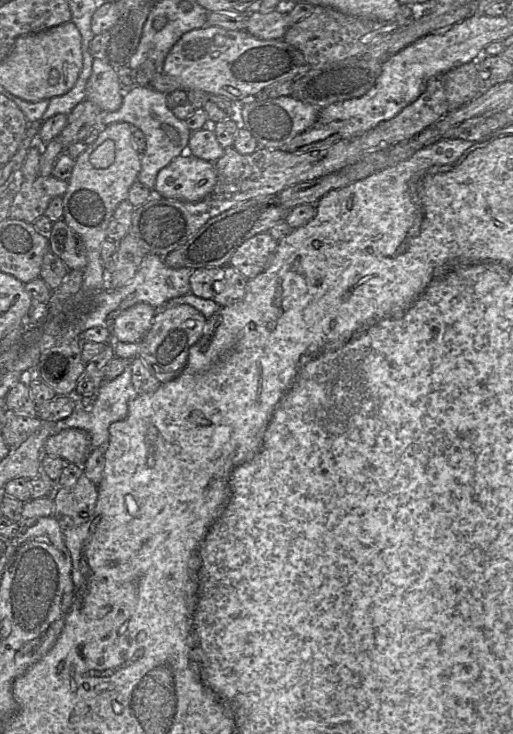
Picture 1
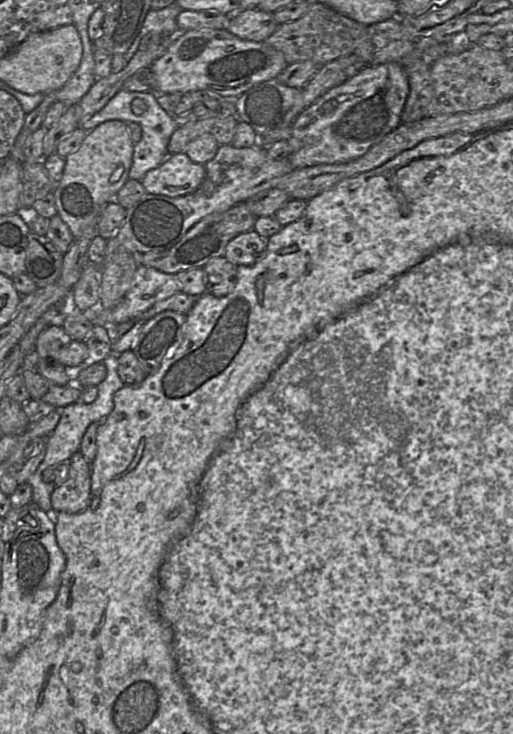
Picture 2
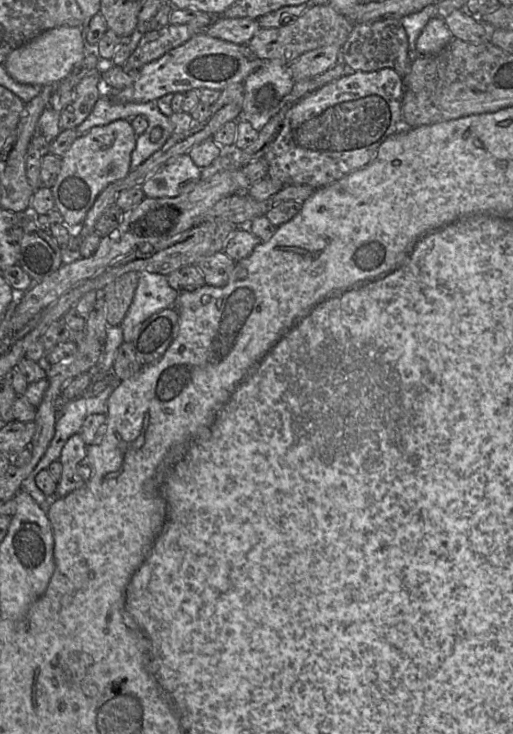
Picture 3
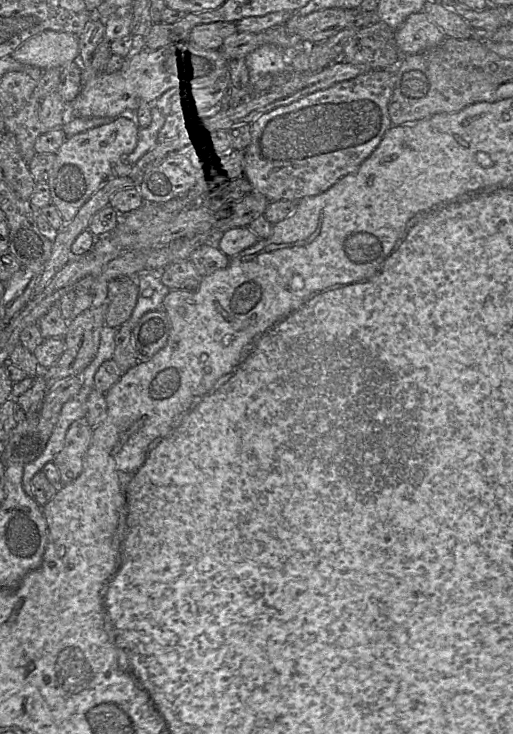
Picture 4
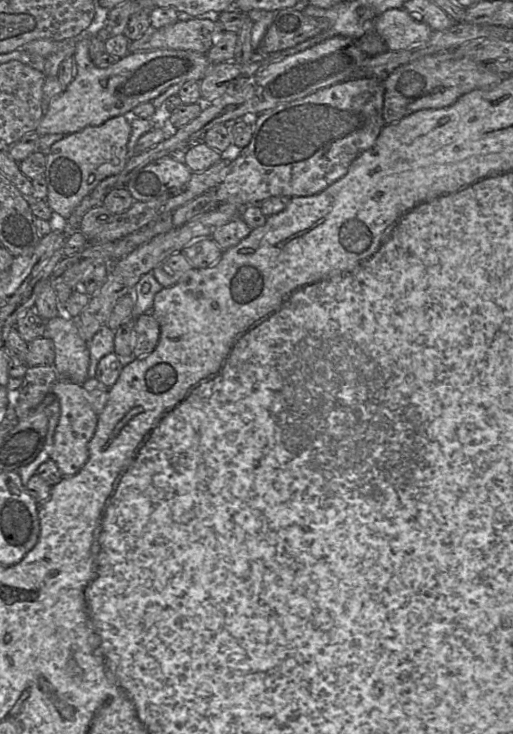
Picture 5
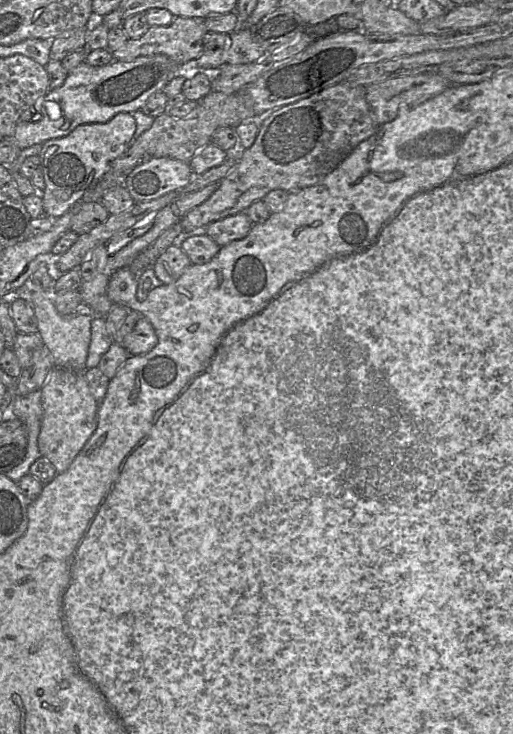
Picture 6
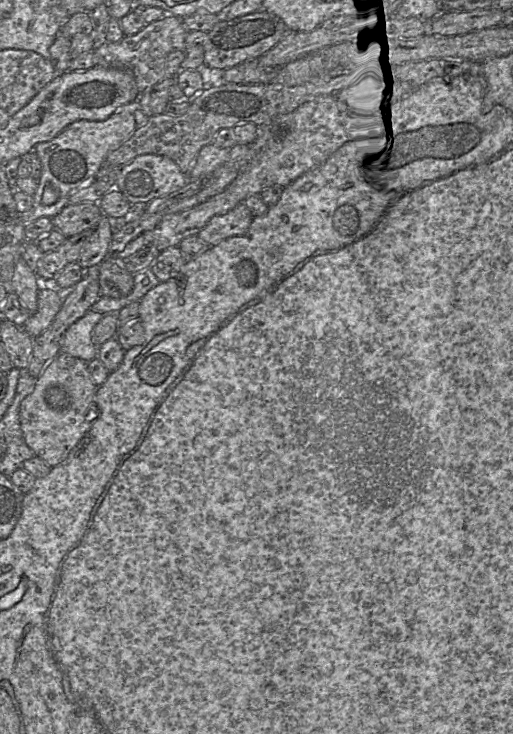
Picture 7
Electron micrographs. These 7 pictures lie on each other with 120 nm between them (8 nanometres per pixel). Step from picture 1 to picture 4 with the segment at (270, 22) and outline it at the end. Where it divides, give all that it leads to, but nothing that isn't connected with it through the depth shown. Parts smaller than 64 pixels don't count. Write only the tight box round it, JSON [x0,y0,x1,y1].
[186,22,237,50]

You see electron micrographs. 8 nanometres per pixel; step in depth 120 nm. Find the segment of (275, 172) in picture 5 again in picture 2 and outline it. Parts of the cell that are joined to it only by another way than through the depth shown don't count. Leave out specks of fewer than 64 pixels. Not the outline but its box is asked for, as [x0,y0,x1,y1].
[288,62,409,169]

